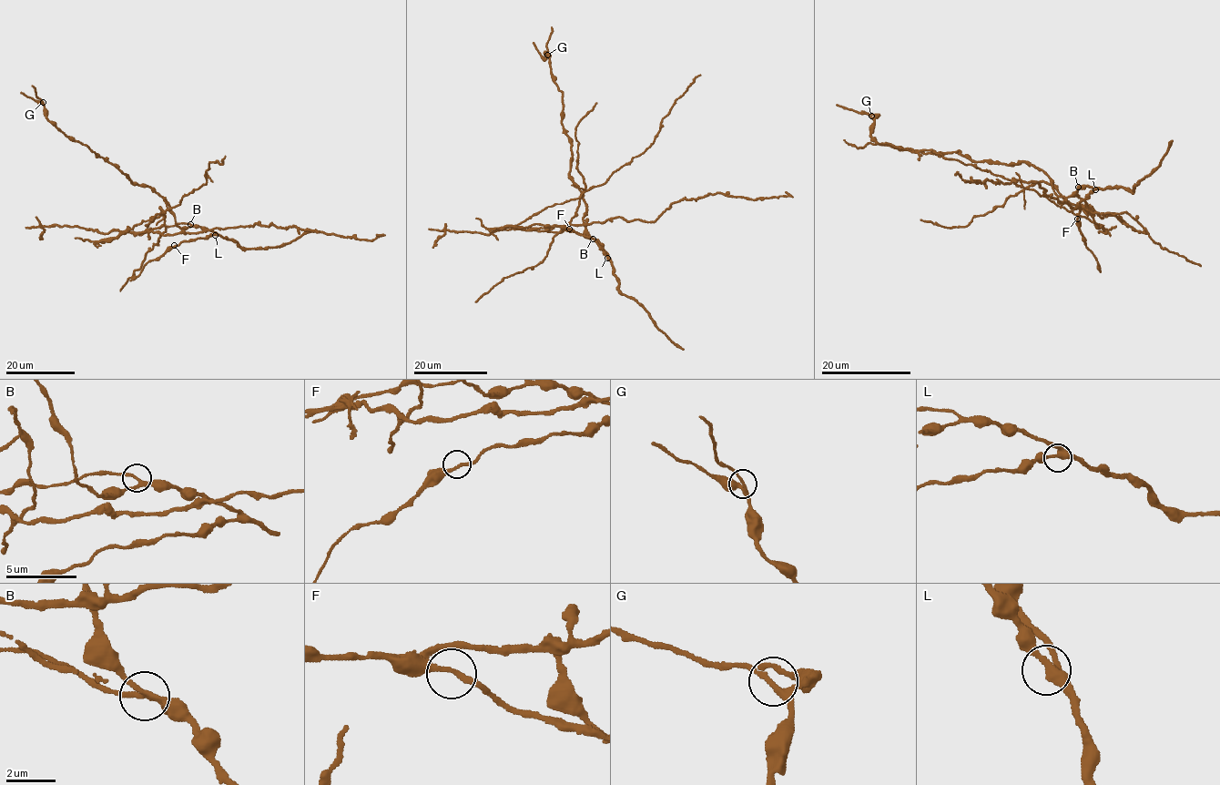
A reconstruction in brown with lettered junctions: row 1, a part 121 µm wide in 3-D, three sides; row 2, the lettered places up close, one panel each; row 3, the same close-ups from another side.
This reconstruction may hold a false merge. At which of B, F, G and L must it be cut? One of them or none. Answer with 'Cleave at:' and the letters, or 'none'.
Cleave at: B

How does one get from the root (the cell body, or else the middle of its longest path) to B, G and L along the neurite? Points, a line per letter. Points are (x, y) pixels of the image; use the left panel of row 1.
B: (179, 223), (190, 224)
G: (179, 223), (191, 225), (177, 227), (165, 199), (149, 188), (135, 184), (58, 129), (46, 118), (43, 102)
L: (179, 223), (206, 228), (215, 235)

